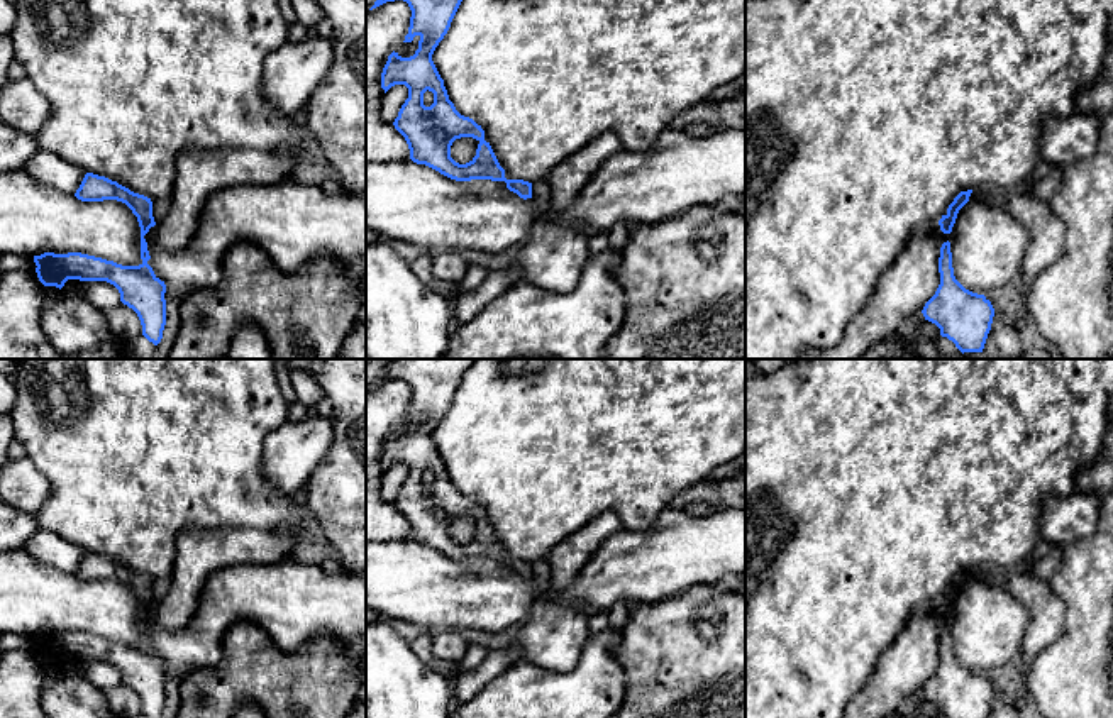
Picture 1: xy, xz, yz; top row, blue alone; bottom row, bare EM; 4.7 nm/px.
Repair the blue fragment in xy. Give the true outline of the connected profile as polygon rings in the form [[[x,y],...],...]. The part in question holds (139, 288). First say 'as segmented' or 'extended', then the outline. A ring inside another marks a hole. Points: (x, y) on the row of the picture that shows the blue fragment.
as segmented; [[[93,173],[85,174],[75,196],[81,202],[117,200],[125,203],[137,217],[141,227],[142,262],[139,266],[122,266],[81,252],[44,252],[34,256],[39,281],[44,286],[56,286],[59,290],[68,279],[107,281],[114,284],[120,293],[120,301],[137,313],[142,325],[142,335],[158,345],[166,325],[166,284],[147,264],[151,256],[144,235],[156,225],[151,198]]]

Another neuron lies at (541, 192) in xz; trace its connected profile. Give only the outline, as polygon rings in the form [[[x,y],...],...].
[[[547,181],[532,183],[532,198],[540,210],[547,208],[552,203],[552,191]]]

